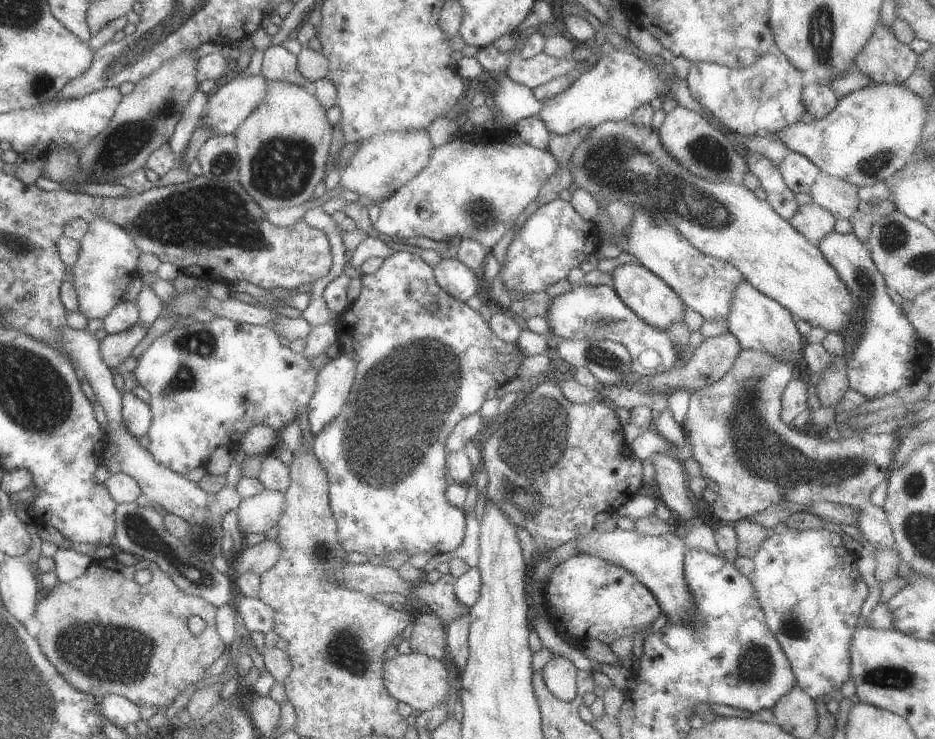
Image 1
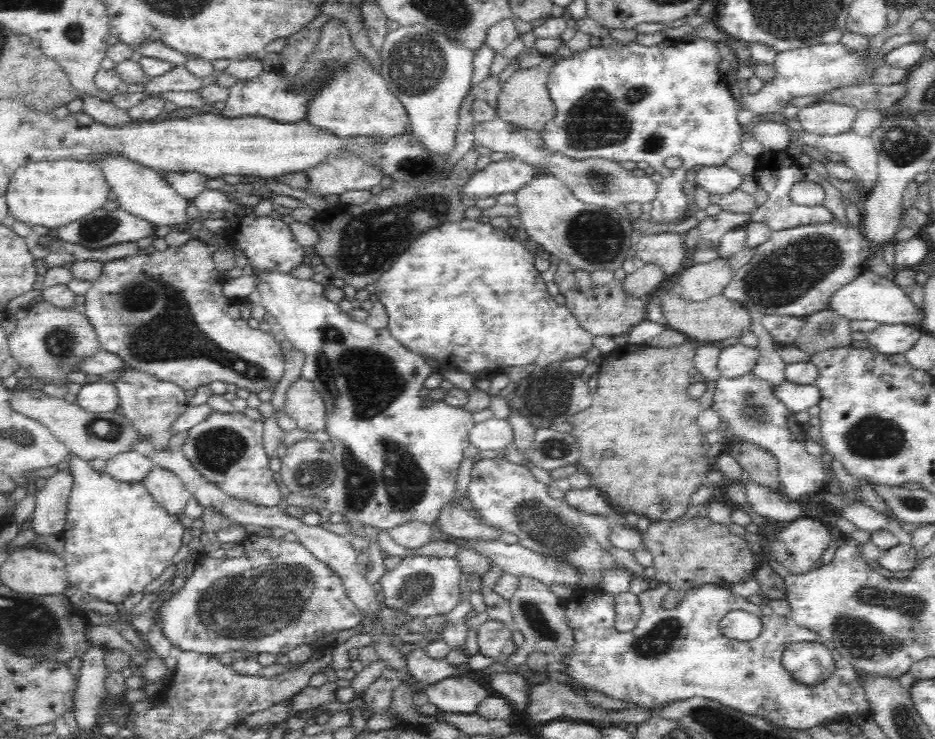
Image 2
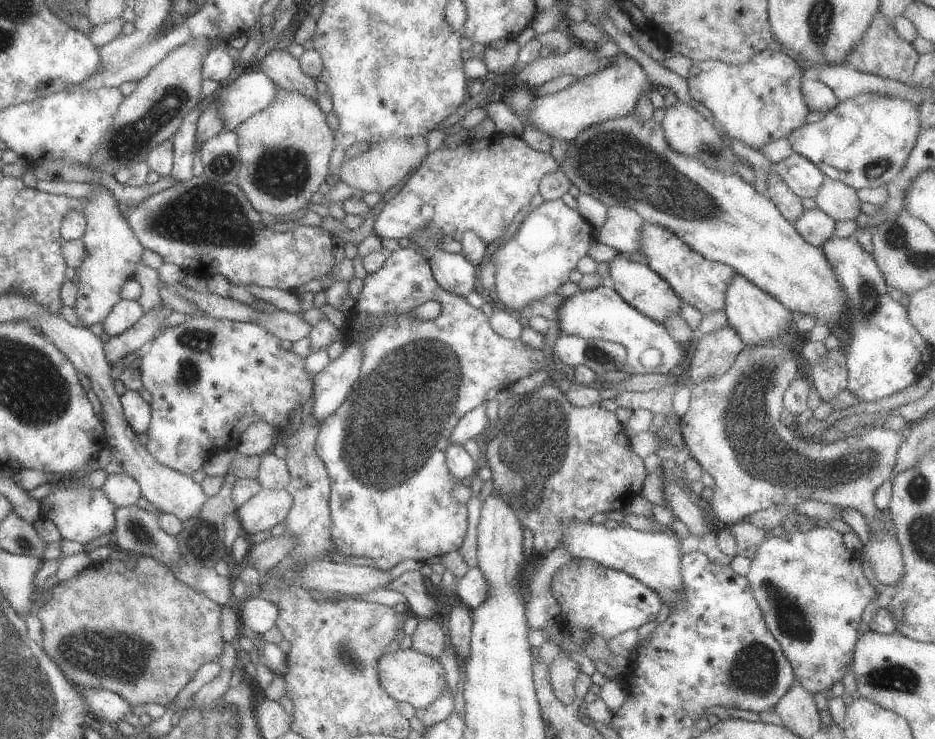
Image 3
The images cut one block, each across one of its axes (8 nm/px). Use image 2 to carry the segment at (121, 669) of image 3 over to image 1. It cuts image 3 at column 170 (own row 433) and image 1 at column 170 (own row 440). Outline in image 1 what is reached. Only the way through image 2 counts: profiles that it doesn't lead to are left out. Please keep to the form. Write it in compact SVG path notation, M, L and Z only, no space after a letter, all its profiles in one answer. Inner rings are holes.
M110 557L92 561L82 575L57 583L46 598L37 602L35 616L40 626L36 640L44 656L76 690L95 699L115 694L139 706L154 704L167 708L184 688L202 680L204 670L226 652L227 646L216 631L216 610L202 597L182 592L155 562L137 558L136 564L127 566ZM138 570L150 570L150 581L136 583L134 574ZM190 616L200 616L206 622L206 628L198 636L188 629Z

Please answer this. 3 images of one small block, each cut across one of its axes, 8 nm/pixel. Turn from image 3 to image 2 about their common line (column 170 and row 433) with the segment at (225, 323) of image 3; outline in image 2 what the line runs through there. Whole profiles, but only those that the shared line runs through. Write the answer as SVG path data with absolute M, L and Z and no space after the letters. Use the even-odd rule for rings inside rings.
M249 265L245 267L245 274L254 275L258 279L258 286L256 290L260 293L261 305L266 309L266 312L275 318L275 324L281 326L284 331L286 340L292 344L292 348L300 350L304 354L304 364L301 369L301 377L303 379L312 382L315 390L319 392L319 396L323 399L326 409L325 419L325 430L329 434L329 445L332 446L332 456L334 459L335 466L335 476L330 486L324 488L315 495L302 495L294 494L290 492L287 500L290 505L290 509L293 512L299 513L302 509L316 508L316 510L328 510L330 514L342 514L344 520L360 522L362 525L373 526L380 530L390 530L399 524L405 522L422 522L422 524L433 525L434 520L438 518L440 510L449 504L453 500L455 486L456 486L456 476L458 474L458 467L460 462L463 460L462 454L464 450L468 448L470 444L470 439L468 439L468 434L470 430L475 425L472 419L472 413L468 410L457 409L455 406L446 405L439 403L432 408L424 407L422 405L422 398L419 396L420 390L424 387L424 380L428 378L434 369L428 365L425 361L425 357L421 354L416 353L416 351L408 350L408 347L402 346L398 340L392 337L388 329L373 329L368 326L366 322L358 322L356 319L352 319L350 315L342 311L338 307L338 303L332 302L326 295L324 295L324 284L316 283L310 280L302 280L299 278L294 278L291 274L280 274L279 272L258 272L253 270Z

